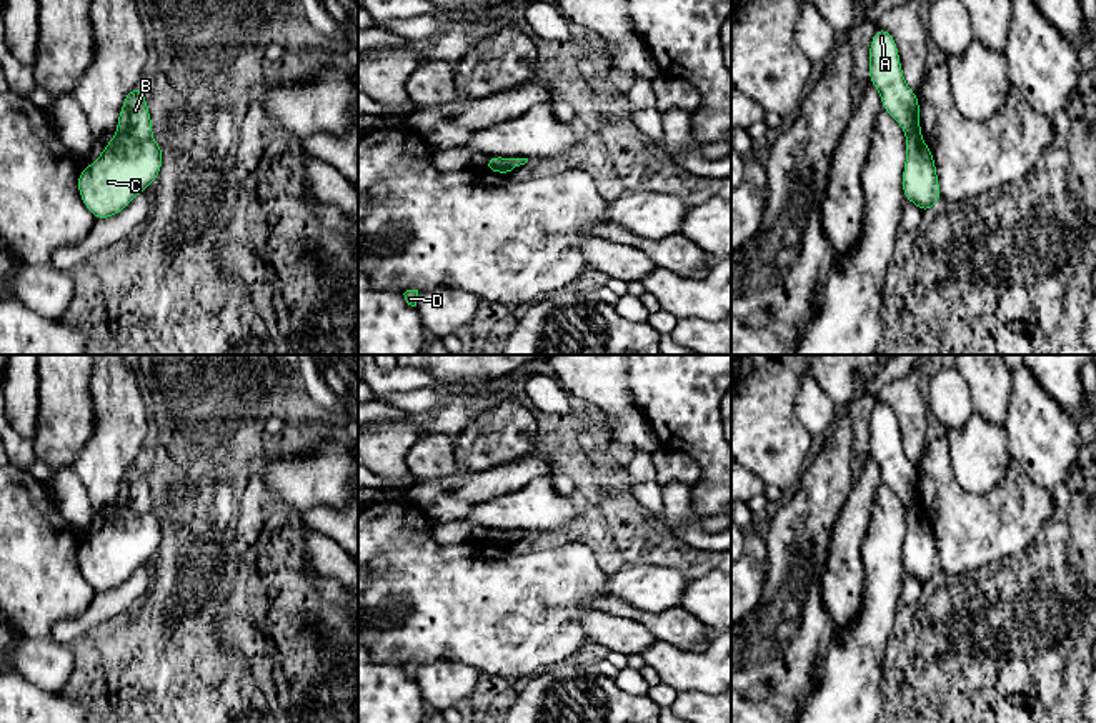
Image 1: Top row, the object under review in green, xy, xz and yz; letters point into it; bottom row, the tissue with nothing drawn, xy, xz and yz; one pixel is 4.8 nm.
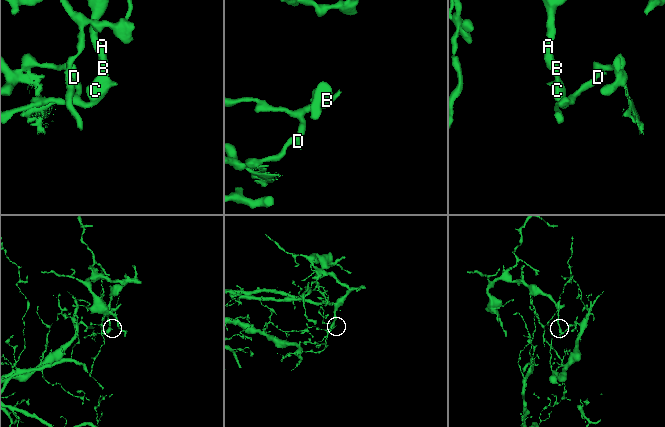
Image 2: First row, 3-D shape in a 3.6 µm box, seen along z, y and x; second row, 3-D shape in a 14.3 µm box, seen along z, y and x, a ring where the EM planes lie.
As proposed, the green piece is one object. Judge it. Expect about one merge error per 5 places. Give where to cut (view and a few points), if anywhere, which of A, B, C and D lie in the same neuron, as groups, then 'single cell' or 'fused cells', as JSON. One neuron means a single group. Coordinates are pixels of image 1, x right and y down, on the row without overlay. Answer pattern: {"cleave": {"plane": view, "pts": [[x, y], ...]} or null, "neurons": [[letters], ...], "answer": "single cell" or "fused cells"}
{"cleave": {"plane": "xy", "pts": [[117, 503], [129, 510], [149, 512]]}, "neurons": [["A", "B"], ["C", "D"]], "answer": "fused cells"}

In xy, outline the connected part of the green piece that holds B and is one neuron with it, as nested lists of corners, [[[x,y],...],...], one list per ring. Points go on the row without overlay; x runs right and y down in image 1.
[[[135,460],[127,466],[118,488],[117,505],[135,513],[147,513],[152,510],[153,498],[143,460]]]

